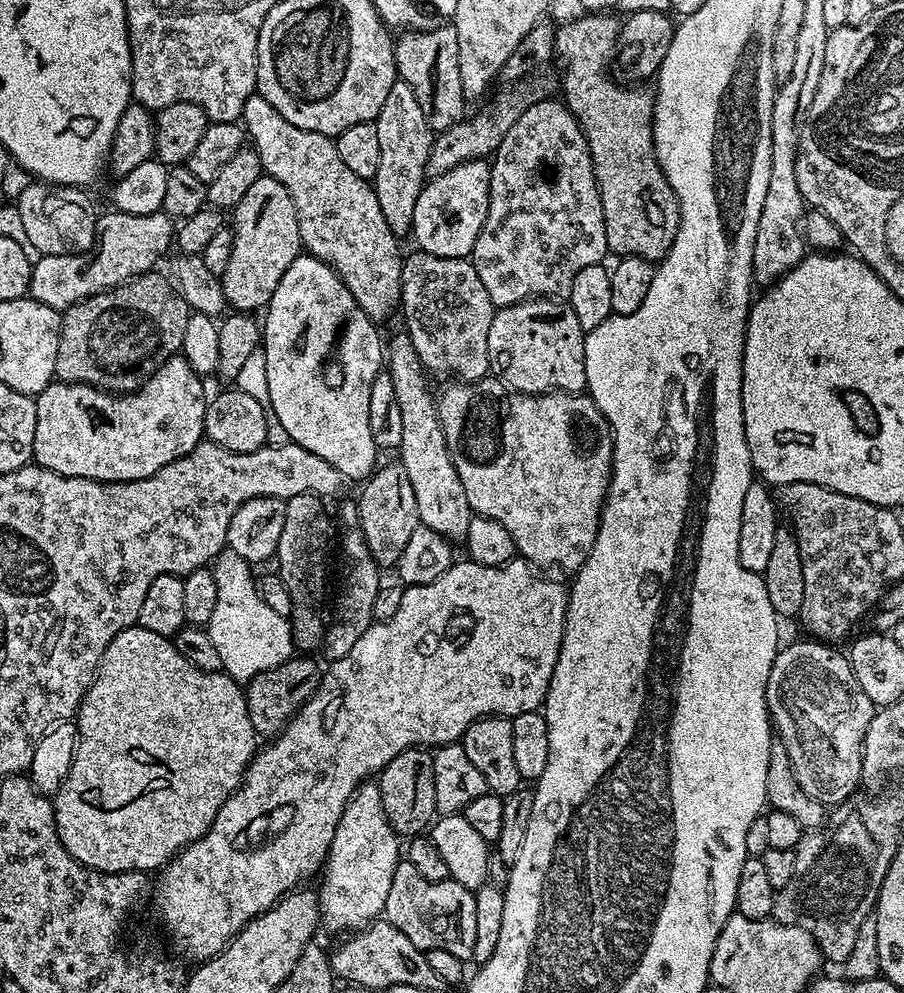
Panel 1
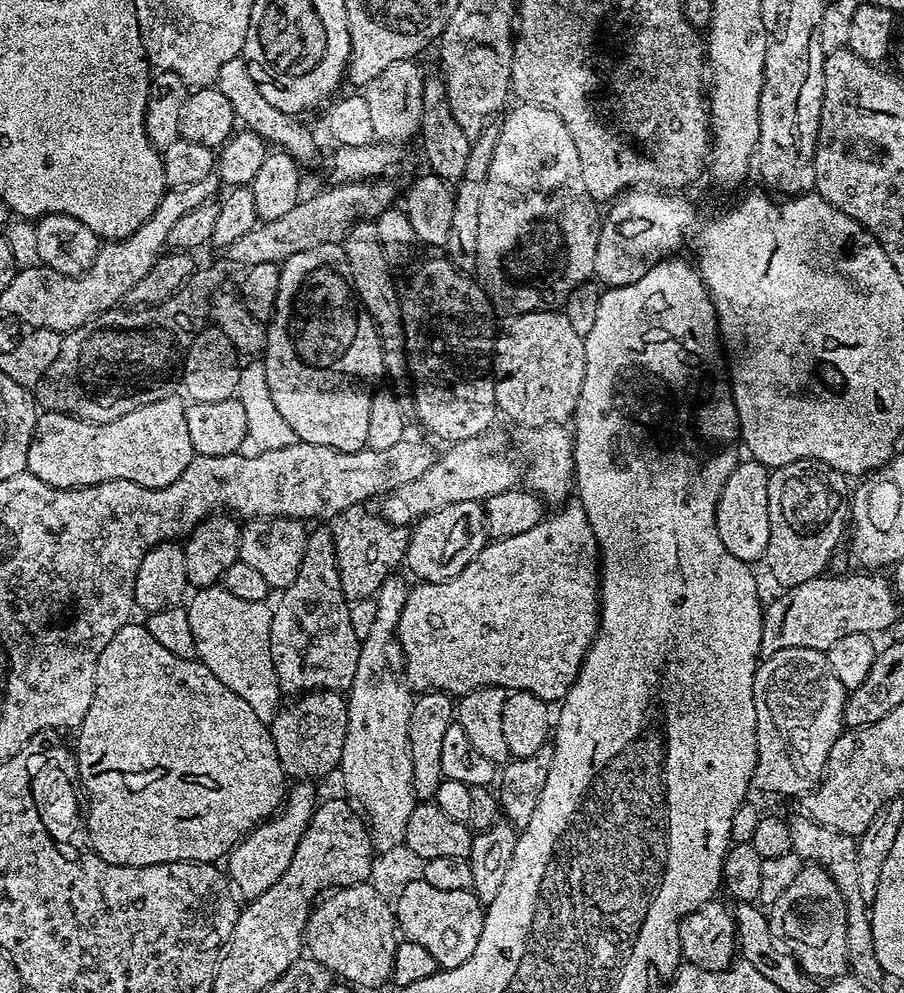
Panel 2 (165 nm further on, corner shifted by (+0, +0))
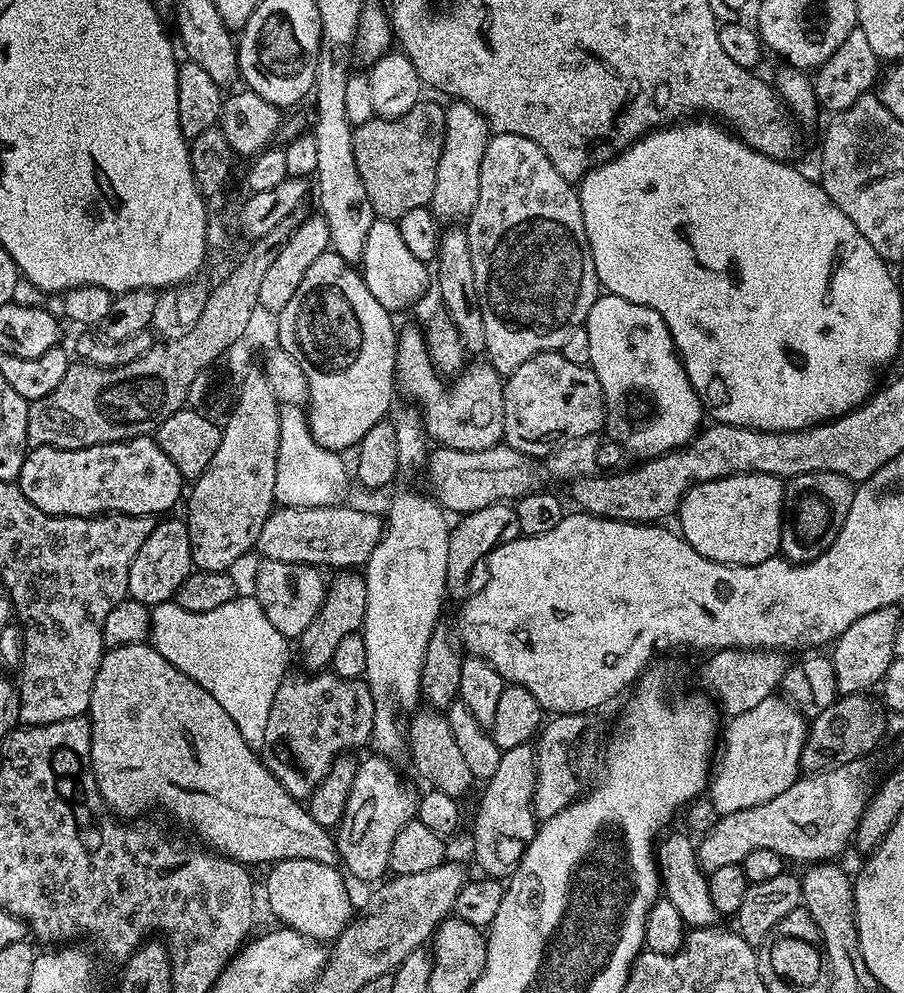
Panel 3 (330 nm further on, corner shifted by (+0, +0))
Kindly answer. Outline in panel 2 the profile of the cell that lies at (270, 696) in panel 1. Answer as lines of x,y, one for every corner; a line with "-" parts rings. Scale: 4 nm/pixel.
313,690
297,700
300,701
289,708
281,707
272,720
274,750
278,750
285,777
296,782
317,782
340,767
342,746
346,746
348,701
343,695
327,690

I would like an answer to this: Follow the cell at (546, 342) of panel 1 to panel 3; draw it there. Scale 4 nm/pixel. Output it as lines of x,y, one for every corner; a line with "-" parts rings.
558,350
554,352
543,352
542,354
534,354
534,358
530,358
526,362
522,362
522,366
518,366
513,372
507,373
504,380
504,438
503,443
509,444
514,450
523,452
525,456
533,458
544,458
549,455
551,449
566,443
568,440
577,440
583,436
595,436
604,428
604,395
600,389
598,378
592,373
591,367
578,362
569,362

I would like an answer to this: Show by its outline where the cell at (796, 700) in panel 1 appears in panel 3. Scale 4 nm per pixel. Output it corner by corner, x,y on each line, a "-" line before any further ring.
780,694
762,698
758,706
746,710
746,714
731,717
727,723
728,729
725,732
723,729
722,732
722,751
710,776
710,799
720,816
734,814
734,810
746,810
750,806
762,806
762,802
778,798
782,790
790,790
790,786
801,775
800,759
804,739
808,736
808,724
804,713
791,700

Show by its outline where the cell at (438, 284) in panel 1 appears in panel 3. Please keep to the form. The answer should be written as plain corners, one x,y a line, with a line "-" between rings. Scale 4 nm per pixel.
416,328
399,329
396,337
396,382
399,391
404,391
412,401
418,405
419,415
425,433
436,439
437,445
453,448
454,450
486,450
490,446
501,443
504,438
504,380
491,364
469,363
451,382
445,383
441,375
436,372
428,357
423,331

